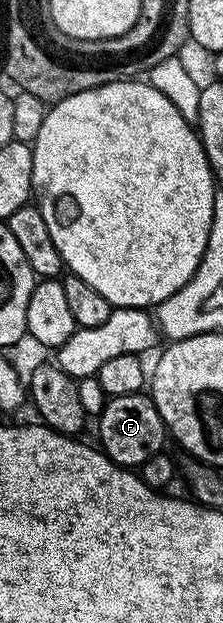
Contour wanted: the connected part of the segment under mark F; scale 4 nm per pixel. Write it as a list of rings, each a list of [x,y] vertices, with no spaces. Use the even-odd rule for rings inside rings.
[[[146,393],[107,398],[106,406],[103,407],[102,414],[97,416],[96,423],[99,439],[97,442],[101,450],[119,467],[141,469],[148,457],[167,446],[166,439],[168,443],[166,422],[160,417],[154,400]]]

